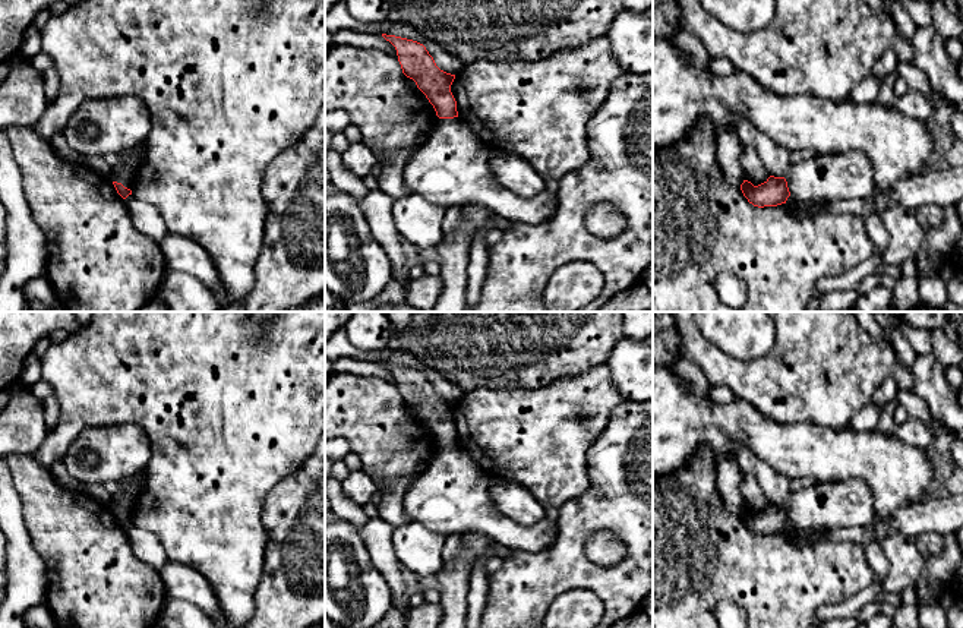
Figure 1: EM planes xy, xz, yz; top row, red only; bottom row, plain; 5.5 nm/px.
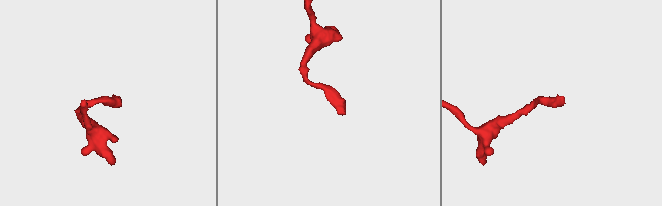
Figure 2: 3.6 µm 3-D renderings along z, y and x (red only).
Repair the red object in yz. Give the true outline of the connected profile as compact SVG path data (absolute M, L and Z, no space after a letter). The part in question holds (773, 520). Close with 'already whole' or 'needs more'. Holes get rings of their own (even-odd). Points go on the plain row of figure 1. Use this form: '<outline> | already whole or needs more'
M770 504L758 514L743 508L741 518L748 530L758 536L786 531L787 526L790 524L786 506L774 504Z | already whole

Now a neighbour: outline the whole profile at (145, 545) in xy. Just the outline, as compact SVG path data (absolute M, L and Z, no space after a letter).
M129 523L124 530L136 558L160 571L168 558L158 537L145 528L136 527L132 523Z

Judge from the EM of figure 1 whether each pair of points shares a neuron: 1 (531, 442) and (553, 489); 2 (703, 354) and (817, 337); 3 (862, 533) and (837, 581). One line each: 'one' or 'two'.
1: one
2: one
3: two

